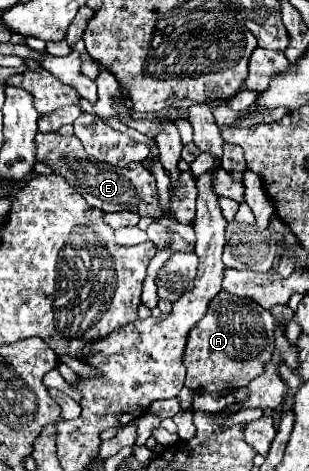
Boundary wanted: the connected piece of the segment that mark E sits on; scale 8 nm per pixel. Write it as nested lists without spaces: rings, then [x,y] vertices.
[[[36,133],[36,157],[40,163],[46,163],[54,173],[62,175],[86,201],[88,205],[102,211],[136,211],[140,217],[150,215],[152,219],[162,217],[162,209],[158,205],[156,179],[150,171],[142,167],[142,163],[132,163],[124,169],[104,163],[92,163],[84,157],[84,145],[78,137],[64,137],[58,133]]]

